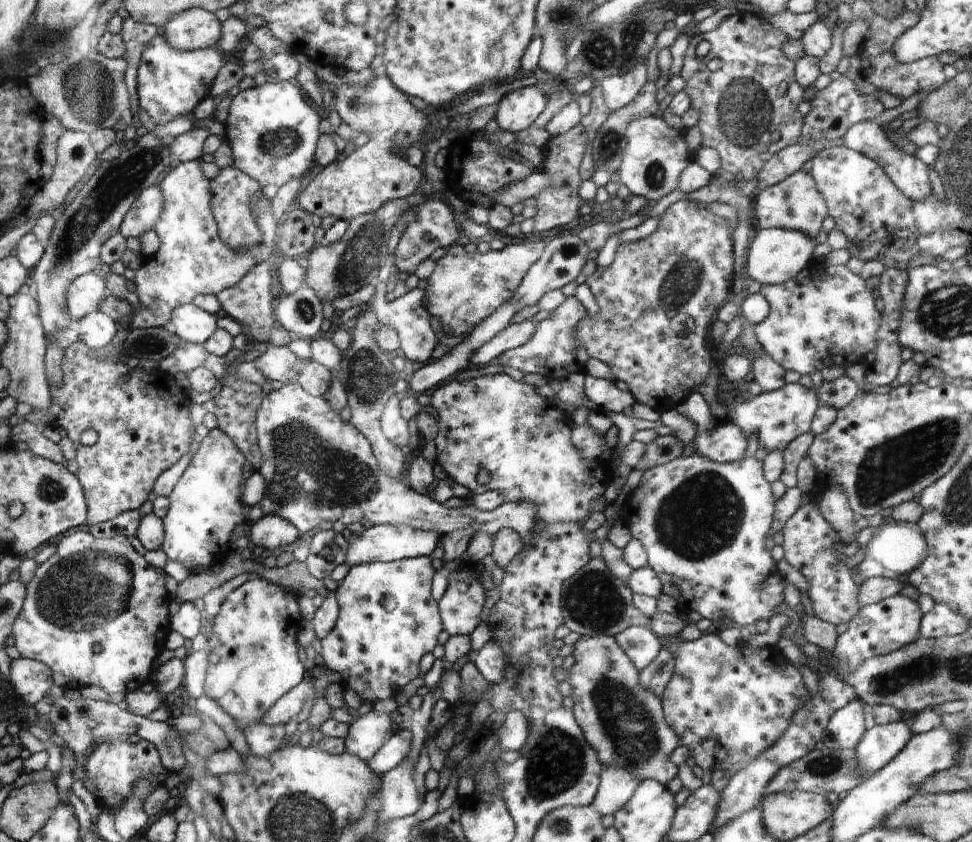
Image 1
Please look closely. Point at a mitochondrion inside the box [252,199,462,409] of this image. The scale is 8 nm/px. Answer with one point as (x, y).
(357, 262)

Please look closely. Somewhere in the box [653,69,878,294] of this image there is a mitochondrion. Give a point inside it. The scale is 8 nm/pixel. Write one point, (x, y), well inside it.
(744, 108)

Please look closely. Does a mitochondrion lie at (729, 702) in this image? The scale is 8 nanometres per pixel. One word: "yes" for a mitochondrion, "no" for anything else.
yes

